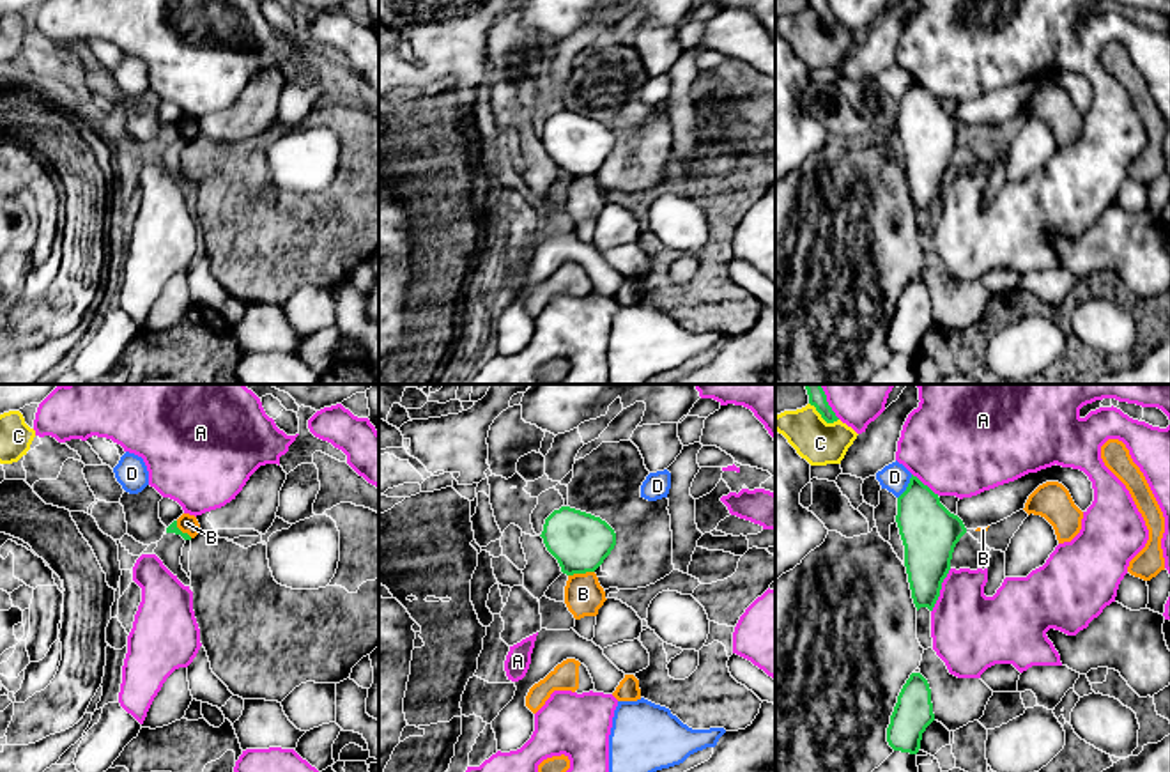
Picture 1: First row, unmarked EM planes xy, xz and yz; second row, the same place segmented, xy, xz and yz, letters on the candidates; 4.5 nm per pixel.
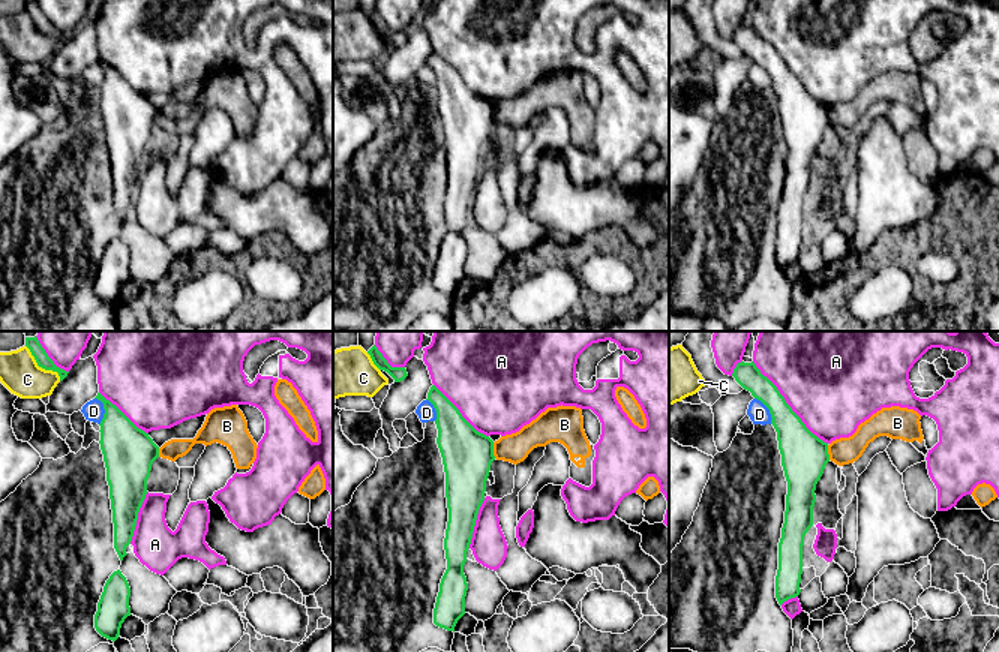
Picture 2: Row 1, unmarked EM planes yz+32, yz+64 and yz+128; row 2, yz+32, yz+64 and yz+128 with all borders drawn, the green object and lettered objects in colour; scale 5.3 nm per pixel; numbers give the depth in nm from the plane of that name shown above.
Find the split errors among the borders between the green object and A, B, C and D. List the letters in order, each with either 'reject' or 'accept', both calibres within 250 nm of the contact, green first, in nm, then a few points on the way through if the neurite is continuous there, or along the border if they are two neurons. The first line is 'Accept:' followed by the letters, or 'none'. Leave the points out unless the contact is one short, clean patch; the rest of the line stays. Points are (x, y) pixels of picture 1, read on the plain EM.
Accept: none
A: reject | 260/360 nm
B: reject | 260/180 nm | along xz (593, 174), (569, 179)
C: reject | 70/200 nm | along yz (809, 6), (827, 25), (838, 23)
D: reject | 260/130 nm

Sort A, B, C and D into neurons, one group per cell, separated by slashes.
A / B C / D

